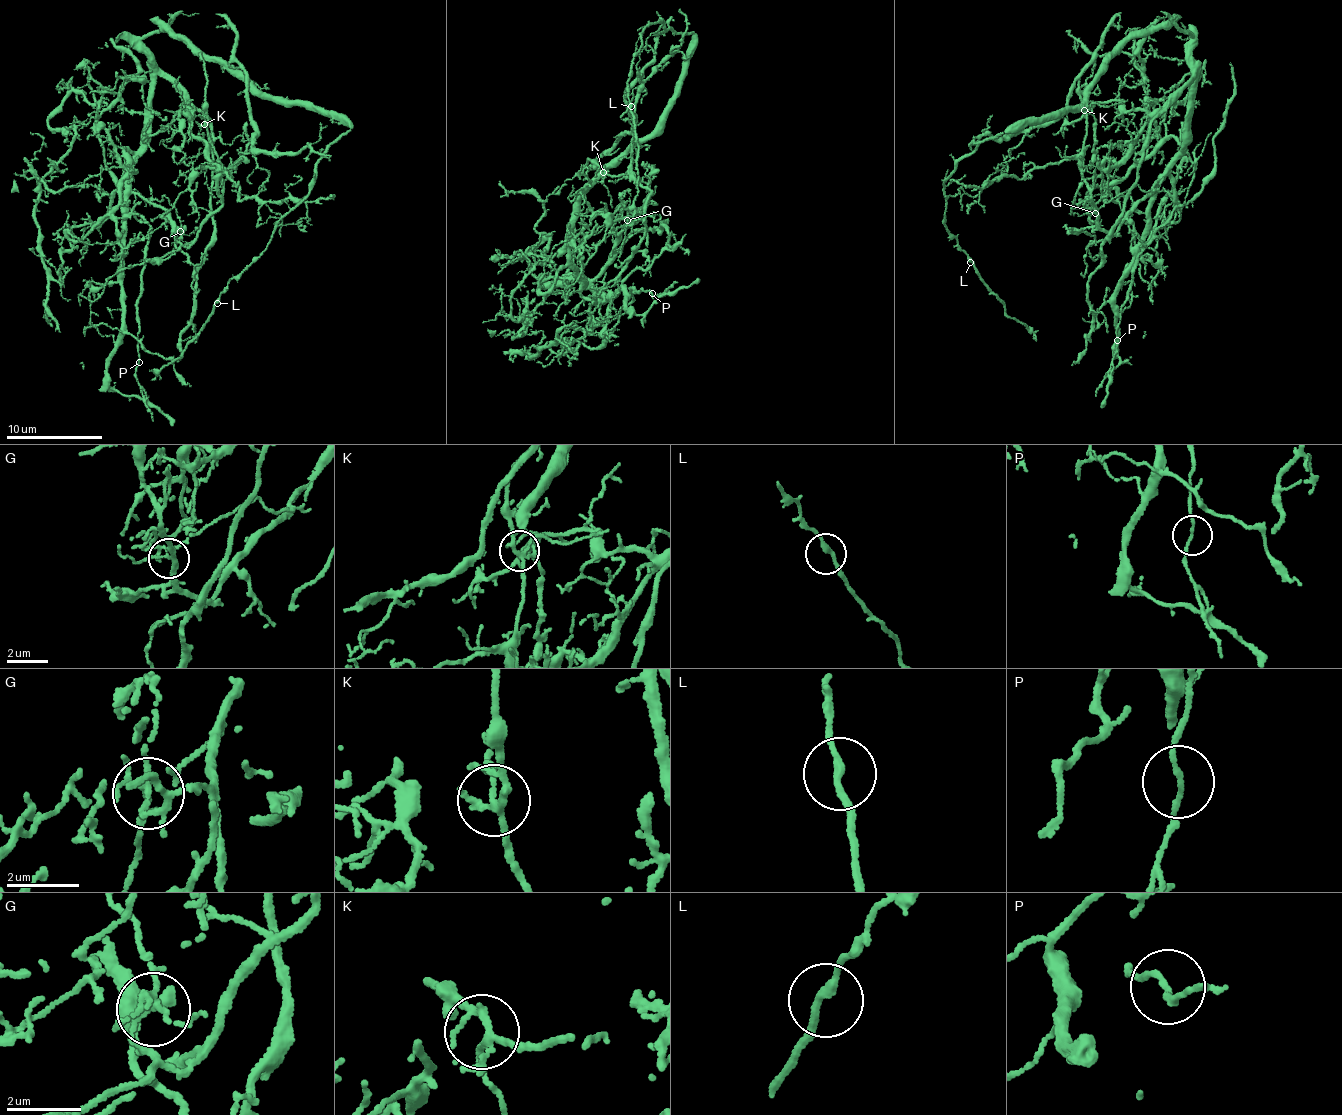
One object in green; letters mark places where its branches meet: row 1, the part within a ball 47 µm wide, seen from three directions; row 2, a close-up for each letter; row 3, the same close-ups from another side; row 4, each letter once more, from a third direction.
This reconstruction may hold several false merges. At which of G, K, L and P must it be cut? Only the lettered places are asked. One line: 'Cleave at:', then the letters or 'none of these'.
Cleave at: G, P

